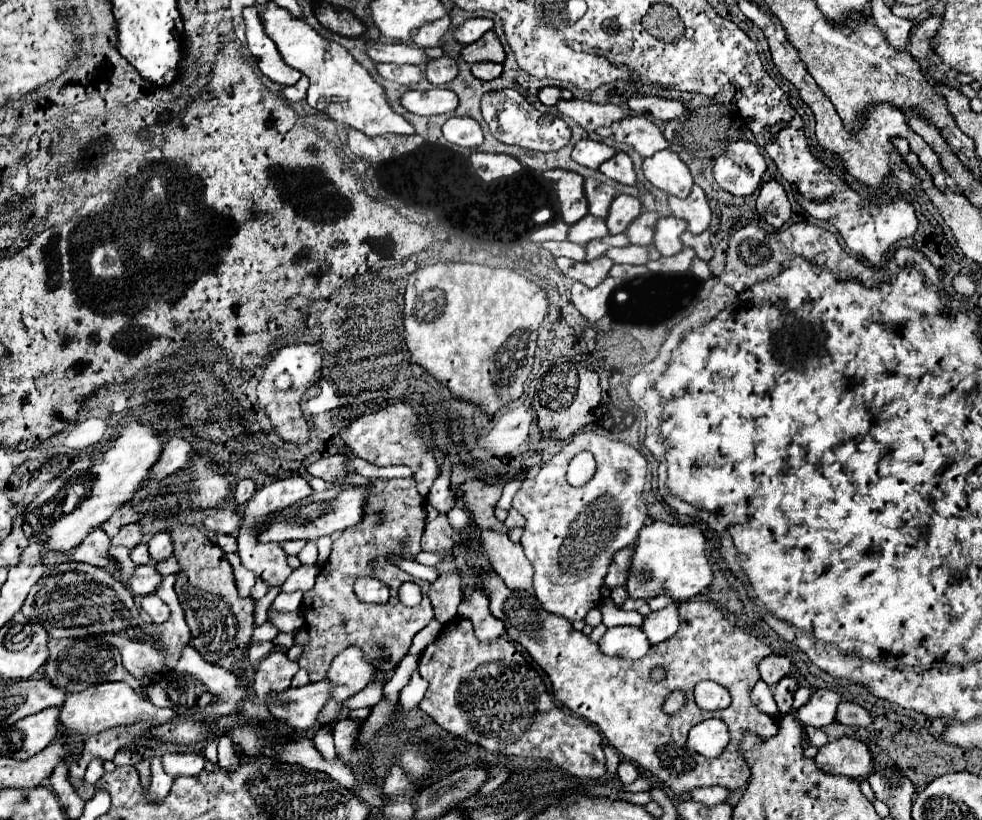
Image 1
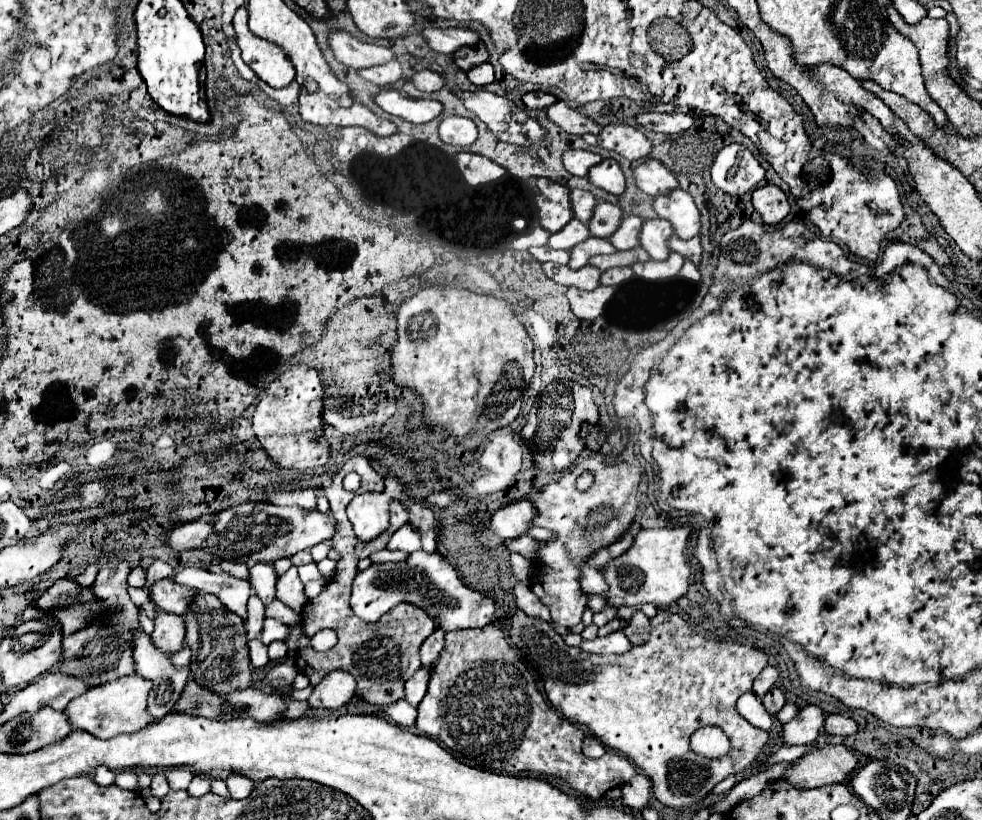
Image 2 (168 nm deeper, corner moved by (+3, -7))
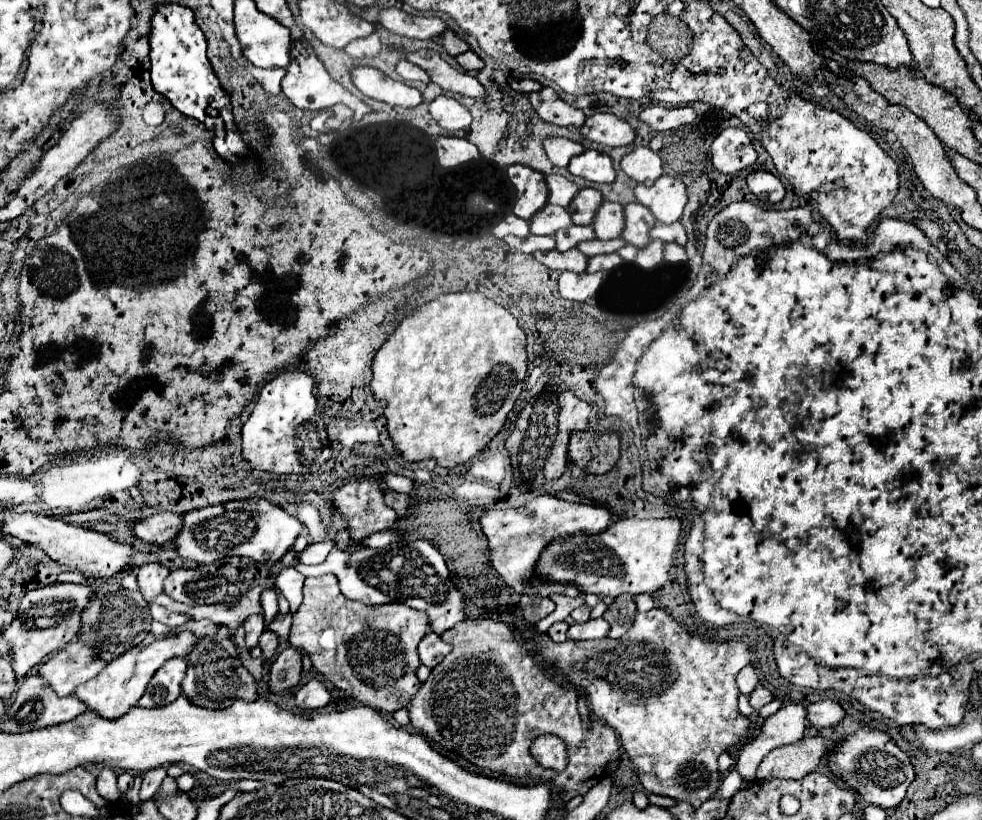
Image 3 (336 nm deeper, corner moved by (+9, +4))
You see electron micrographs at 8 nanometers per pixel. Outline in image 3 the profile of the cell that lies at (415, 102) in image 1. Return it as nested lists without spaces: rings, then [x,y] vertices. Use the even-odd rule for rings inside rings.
[[[372,67],[352,69],[352,81],[366,97],[384,101],[388,105],[416,107],[424,101],[422,93],[416,87],[410,87],[402,81],[394,81],[392,77],[384,75],[378,69],[372,69]]]

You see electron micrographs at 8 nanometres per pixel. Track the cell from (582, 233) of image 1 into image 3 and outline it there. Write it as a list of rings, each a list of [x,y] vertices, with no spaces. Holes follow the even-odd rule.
[[[550,205],[544,207],[530,219],[530,233],[534,235],[554,235],[558,229],[572,227],[572,217],[568,215],[566,207]]]

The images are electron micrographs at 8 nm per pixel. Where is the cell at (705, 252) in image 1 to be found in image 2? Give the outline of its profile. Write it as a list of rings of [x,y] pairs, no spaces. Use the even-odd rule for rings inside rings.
[[[670,236],[666,244],[668,244],[668,248],[670,248],[672,252],[678,252],[678,254],[682,254],[684,258],[692,260],[696,266],[700,264],[700,258],[702,258],[700,236],[694,236],[694,238],[690,238],[690,240],[680,240],[678,236]]]

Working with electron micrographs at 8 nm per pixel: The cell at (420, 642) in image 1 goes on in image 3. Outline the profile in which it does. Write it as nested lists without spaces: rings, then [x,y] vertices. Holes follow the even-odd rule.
[[[434,631],[424,635],[424,639],[418,645],[418,653],[420,653],[422,665],[426,665],[430,669],[434,669],[450,651],[452,651],[452,647],[448,643],[444,643]]]

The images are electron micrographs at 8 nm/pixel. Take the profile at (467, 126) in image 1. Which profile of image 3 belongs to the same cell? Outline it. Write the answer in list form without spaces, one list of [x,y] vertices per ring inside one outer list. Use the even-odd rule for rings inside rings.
[[[440,95],[430,103],[430,115],[438,121],[438,125],[446,131],[458,131],[470,127],[470,111],[452,97]]]

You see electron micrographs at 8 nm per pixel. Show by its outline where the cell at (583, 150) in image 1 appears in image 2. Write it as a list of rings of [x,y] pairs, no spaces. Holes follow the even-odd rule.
[[[566,150],[562,156],[562,164],[572,176],[586,176],[590,166],[596,166],[598,162],[602,162],[602,158],[588,150]]]

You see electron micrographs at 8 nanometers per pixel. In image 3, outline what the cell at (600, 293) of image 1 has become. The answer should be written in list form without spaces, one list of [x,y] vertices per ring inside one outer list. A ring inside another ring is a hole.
[[[564,271],[560,273],[558,279],[558,291],[568,301],[588,301],[600,289],[602,281],[604,281],[604,271],[594,275]]]

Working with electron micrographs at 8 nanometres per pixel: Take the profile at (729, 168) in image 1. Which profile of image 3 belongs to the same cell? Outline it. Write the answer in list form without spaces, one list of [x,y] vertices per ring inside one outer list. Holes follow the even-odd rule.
[[[724,129],[712,141],[712,165],[724,175],[734,175],[756,163],[756,151],[746,131]]]

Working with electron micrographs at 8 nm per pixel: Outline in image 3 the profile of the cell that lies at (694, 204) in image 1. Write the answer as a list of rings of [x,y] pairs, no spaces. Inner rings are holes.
[[[670,175],[658,177],[652,187],[638,185],[634,195],[636,195],[636,201],[646,205],[660,223],[678,221],[688,203],[686,185],[680,179]]]

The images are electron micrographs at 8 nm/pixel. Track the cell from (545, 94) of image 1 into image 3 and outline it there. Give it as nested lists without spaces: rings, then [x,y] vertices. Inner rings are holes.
[[[510,79],[510,87],[524,95],[530,95],[530,93],[536,93],[542,89],[542,85],[534,79]]]

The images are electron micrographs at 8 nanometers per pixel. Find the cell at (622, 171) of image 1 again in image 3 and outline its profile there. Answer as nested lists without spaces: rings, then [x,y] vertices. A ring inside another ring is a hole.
[[[584,151],[582,155],[572,157],[568,171],[576,177],[584,177],[594,183],[614,183],[616,179],[612,159],[600,151]]]

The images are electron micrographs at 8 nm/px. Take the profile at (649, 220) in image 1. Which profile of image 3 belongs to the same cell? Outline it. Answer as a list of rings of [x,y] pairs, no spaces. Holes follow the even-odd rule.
[[[602,203],[594,217],[594,231],[598,239],[616,239],[624,229],[624,205],[620,203]]]

